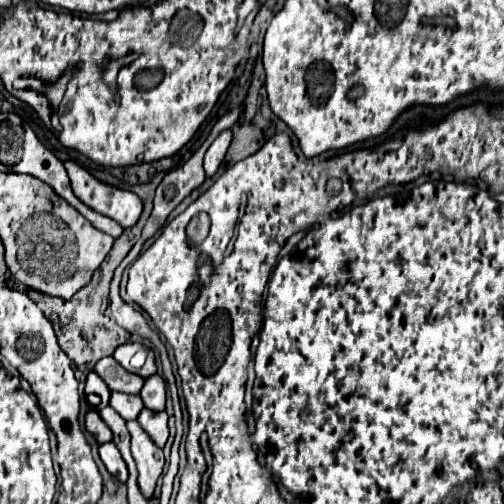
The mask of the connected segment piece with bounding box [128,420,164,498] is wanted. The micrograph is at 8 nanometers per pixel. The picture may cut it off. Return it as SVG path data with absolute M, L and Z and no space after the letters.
M136 420L128 422L128 430L132 434L132 456L140 472L138 476L140 490L146 498L152 498L156 482L164 468L164 452L152 442L152 438L148 438L148 434L144 434Z

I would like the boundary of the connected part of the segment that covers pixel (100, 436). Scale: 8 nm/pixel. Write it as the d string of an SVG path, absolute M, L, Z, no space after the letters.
M88 410L84 422L86 422L86 424L84 424L86 430L88 430L100 444L112 440L112 432L110 432L110 428L104 424L104 420L100 418L100 414L98 414L96 410Z

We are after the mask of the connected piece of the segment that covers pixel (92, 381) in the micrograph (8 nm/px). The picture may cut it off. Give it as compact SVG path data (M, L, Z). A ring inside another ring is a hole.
M90 372L86 378L86 398L90 402L92 408L100 410L104 406L108 406L108 398L110 398L110 390L108 386L102 382L102 378L98 378L96 372Z

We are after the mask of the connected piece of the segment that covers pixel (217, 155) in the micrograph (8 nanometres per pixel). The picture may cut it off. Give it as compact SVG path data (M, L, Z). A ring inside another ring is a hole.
M224 130L224 132L212 142L212 146L208 148L208 152L206 152L206 156L204 156L204 170L206 170L206 176L208 176L208 178L212 178L212 176L216 174L216 170L218 170L218 166L222 164L224 154L226 154L226 150L228 150L228 146L230 146L230 140L232 140L232 132L230 132L230 130Z

